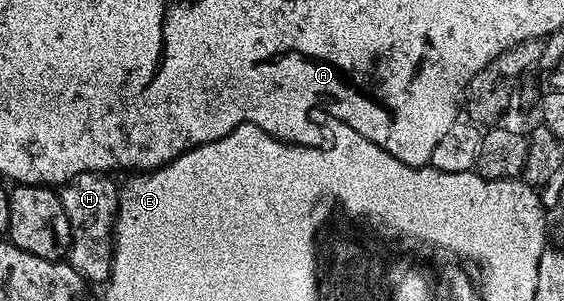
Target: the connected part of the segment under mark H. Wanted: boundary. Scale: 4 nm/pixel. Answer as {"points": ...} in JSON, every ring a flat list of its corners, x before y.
{"points":[[83,172,59,190,63,212,67,212,67,220,71,224,71,244,67,261,86,283,108,282,113,267,113,231,117,225,119,186,111,179,109,174]]}

